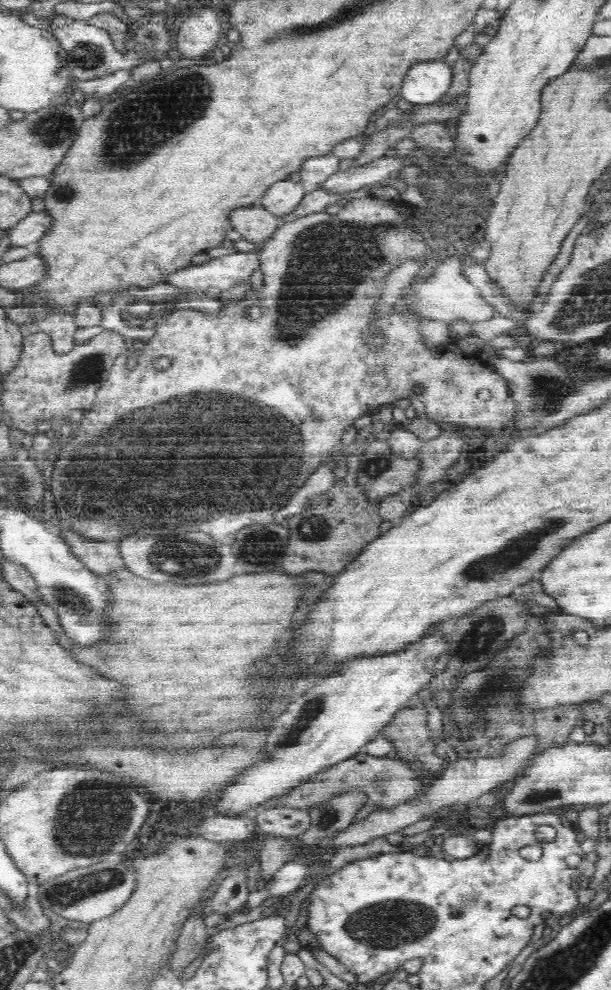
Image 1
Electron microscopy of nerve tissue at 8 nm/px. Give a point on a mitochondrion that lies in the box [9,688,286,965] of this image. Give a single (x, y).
(101, 810)

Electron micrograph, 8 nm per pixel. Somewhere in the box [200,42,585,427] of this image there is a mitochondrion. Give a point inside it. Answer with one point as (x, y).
(330, 262)

